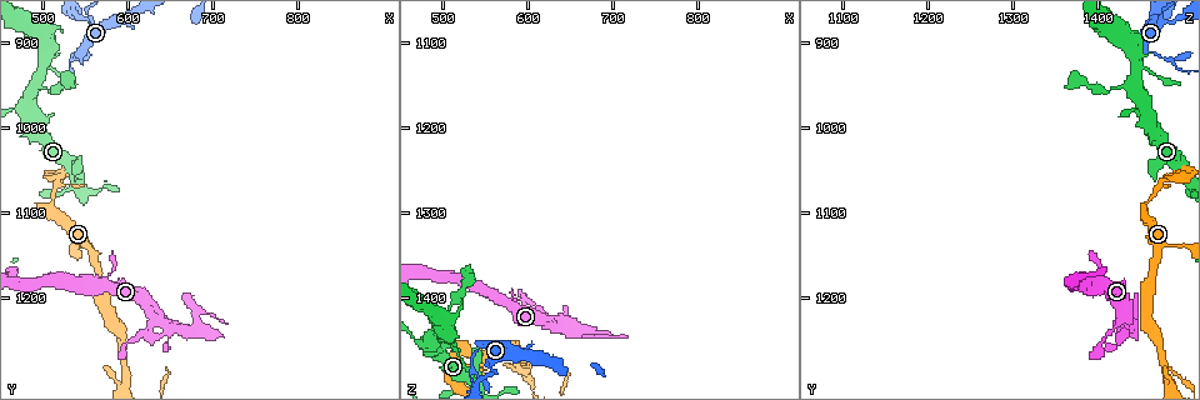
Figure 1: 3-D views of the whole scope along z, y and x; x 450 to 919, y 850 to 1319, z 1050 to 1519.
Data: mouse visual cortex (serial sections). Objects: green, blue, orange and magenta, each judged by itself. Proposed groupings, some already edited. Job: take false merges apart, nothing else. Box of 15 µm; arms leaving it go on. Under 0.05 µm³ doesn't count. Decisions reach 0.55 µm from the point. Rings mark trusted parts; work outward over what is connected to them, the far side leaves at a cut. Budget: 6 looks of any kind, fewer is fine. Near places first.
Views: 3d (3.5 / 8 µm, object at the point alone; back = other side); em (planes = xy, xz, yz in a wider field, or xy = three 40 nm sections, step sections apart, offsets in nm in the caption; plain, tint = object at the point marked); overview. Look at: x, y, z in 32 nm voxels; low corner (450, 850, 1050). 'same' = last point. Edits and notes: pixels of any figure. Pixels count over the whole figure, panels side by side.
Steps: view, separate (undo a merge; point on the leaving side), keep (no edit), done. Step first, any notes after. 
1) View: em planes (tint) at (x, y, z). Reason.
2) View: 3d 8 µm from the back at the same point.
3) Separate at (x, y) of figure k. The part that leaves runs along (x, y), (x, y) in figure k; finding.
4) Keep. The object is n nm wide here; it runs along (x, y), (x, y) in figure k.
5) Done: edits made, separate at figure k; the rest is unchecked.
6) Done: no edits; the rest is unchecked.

View: 3d 3.5 µm at (510, 1085, 1455). Sharp bend.

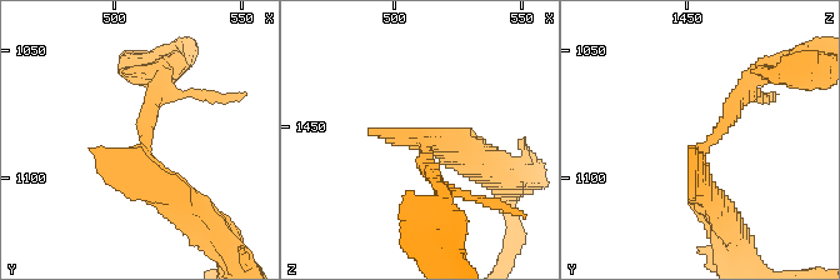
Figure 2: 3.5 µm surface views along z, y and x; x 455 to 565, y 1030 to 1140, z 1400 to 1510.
View: em xy step 5 (tint) at (512, 1086, 1459).

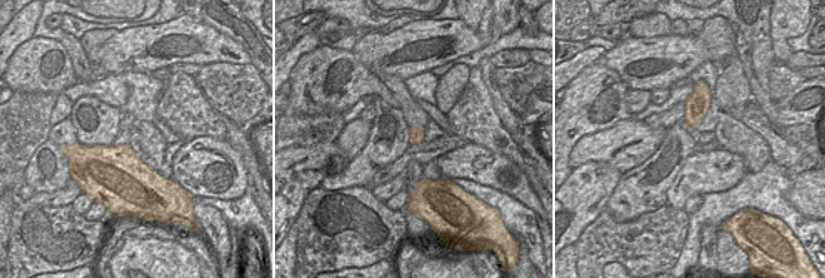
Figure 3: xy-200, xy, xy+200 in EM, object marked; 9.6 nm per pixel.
View: em xy step 3 (tint) at the same point.

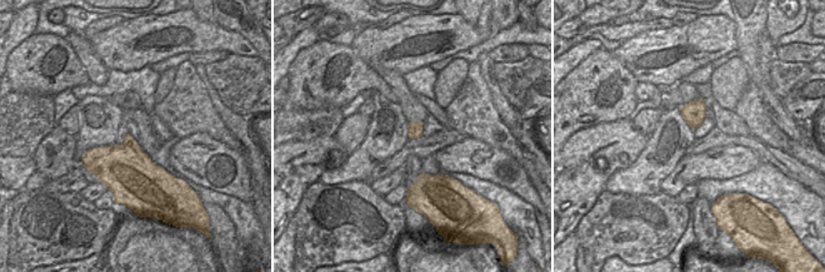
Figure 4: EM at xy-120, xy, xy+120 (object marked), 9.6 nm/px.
Keep. Continuous, no second cell.

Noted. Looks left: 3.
View: 3d 3.5 µm at (645, 1230, 1430). Abrupt turn.

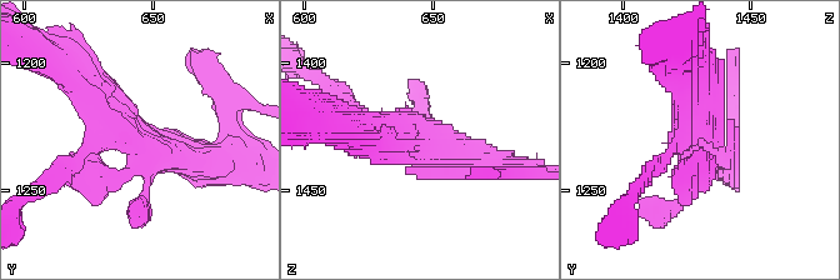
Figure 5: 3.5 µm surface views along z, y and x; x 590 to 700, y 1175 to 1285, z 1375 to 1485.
View: em planes (tint) at (645, 1232, 1427). Need the tissue.

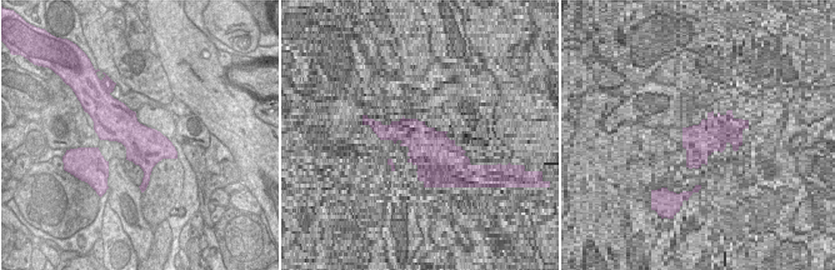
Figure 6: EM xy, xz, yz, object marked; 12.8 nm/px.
Keep. It runs along (73, 83), (138, 144), (210, 159) in figure 5; continuous, no second cell.

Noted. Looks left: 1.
Done: no edits; the rest is unchecked.

